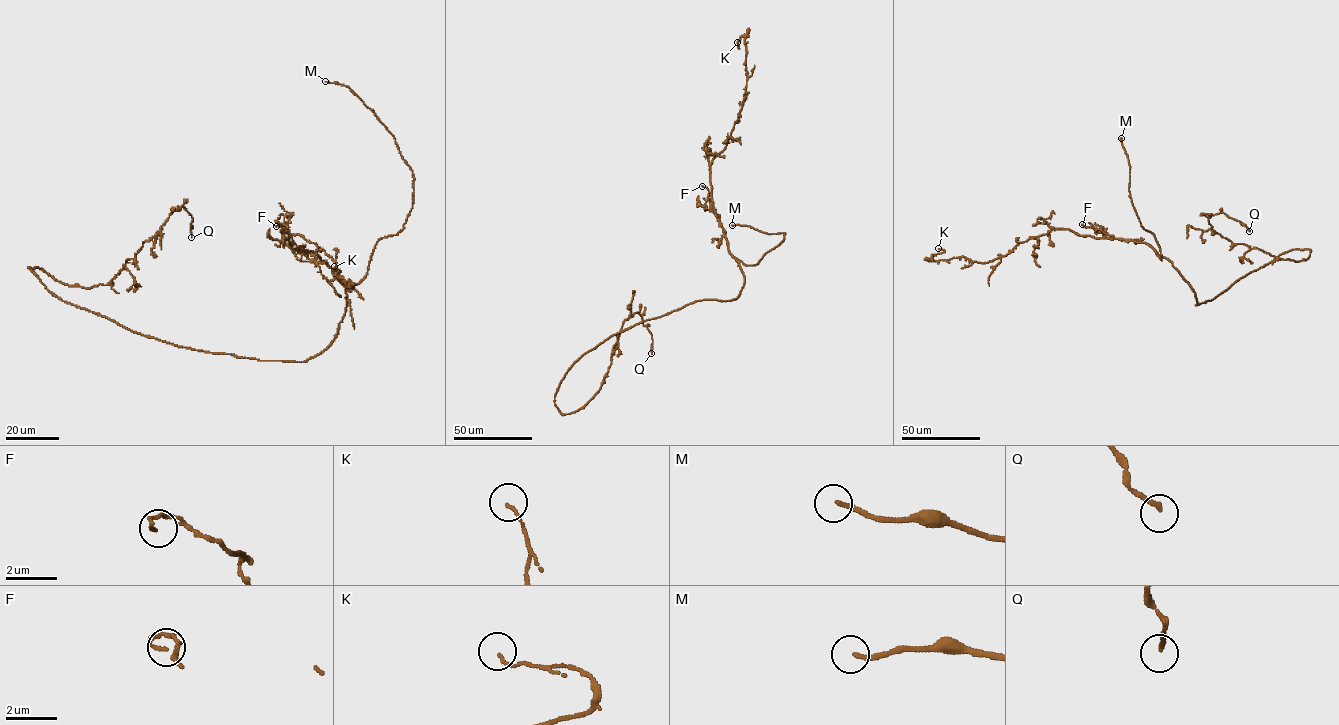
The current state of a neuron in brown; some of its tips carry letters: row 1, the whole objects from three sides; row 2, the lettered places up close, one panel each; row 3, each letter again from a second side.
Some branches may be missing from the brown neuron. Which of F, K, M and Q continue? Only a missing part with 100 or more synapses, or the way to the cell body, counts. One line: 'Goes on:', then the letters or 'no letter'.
Goes on: M

